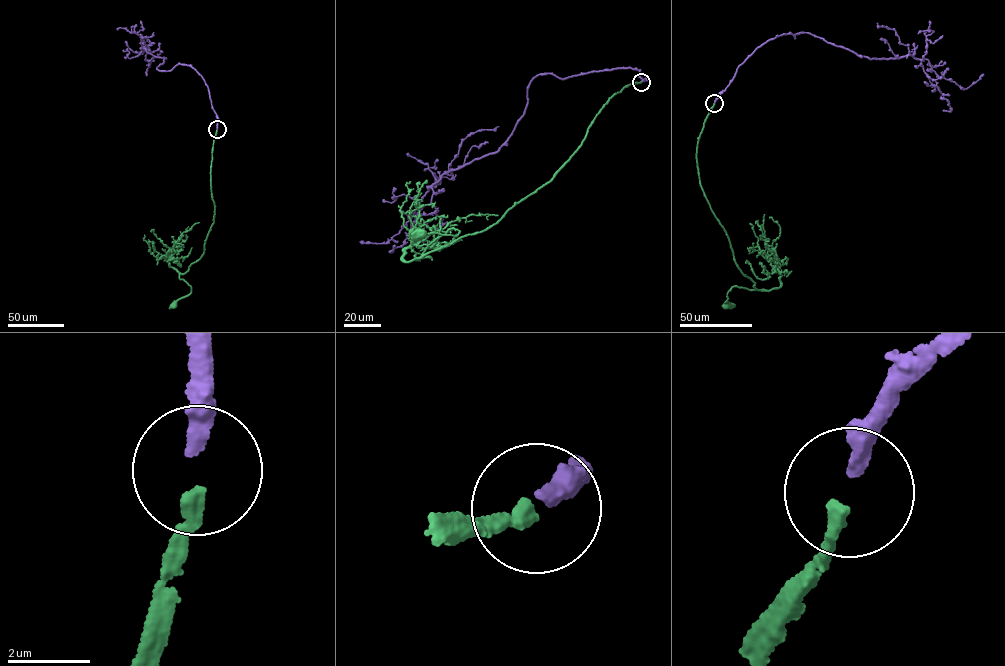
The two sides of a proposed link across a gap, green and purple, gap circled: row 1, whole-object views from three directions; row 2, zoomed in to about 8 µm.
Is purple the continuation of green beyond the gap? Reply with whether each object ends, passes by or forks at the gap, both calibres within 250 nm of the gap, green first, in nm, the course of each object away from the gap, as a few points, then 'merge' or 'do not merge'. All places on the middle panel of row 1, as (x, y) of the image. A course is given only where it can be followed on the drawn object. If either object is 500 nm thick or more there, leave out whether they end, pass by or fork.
green ends there; purple ends there; 360 nm thick on the green side, 320 nm on the other; green runs (641, 82), (609, 98), (552, 179), (495, 224), (423, 254), (448, 230), (460, 231), (456, 236), (422, 234); purple runs (641, 81), (641, 70), (623, 67), (562, 78), (539, 74), (500, 148), (442, 176), (392, 238), (360, 241); merge

